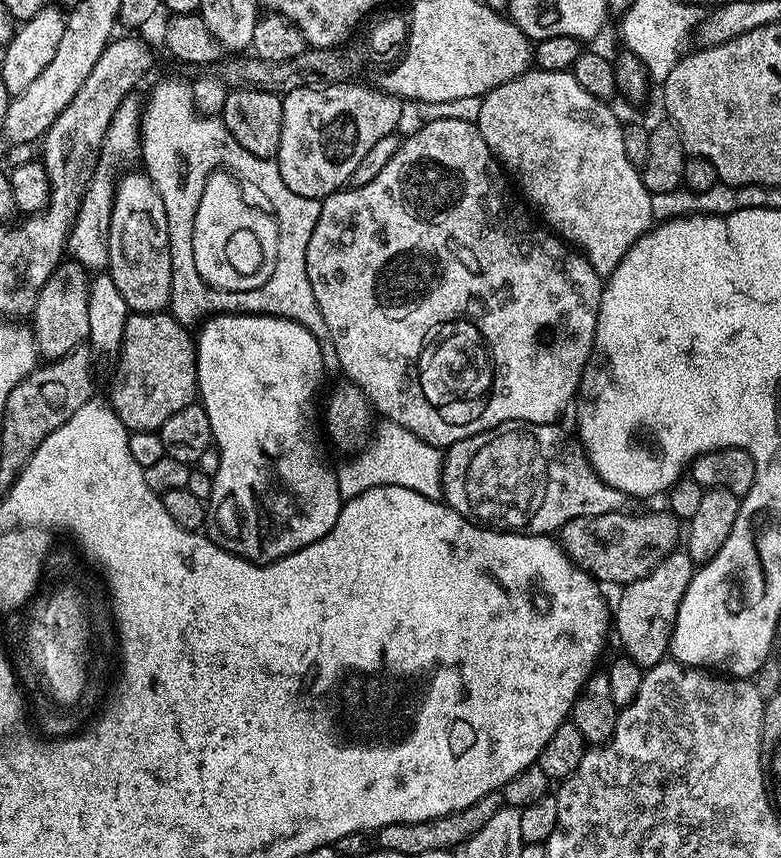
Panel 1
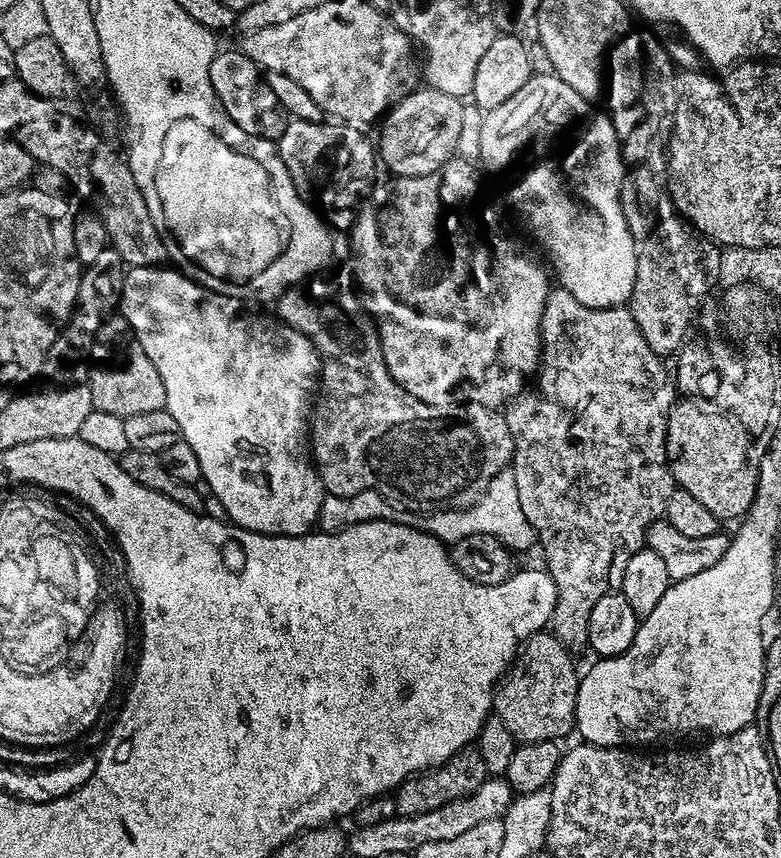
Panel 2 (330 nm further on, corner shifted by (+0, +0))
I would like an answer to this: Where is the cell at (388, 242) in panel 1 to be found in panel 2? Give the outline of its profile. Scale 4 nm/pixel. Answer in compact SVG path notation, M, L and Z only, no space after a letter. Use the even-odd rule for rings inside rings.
M453 158L446 161L438 172L431 172L425 176L398 176L389 179L388 185L377 183L359 205L360 213L352 224L352 268L356 271L357 282L360 283L359 291L363 293L362 307L372 317L380 333L380 349L386 366L394 382L398 382L406 391L414 394L414 398L427 404L445 403L447 396L444 395L447 392L468 383L472 384L467 396L469 401L485 406L491 405L492 396L488 393L488 388L508 396L523 386L524 376L530 375L532 371L533 375L542 364L542 329L550 291L550 272L504 229L503 214L494 205L484 201L484 196L480 193L480 176L476 173L476 166L473 161Z

